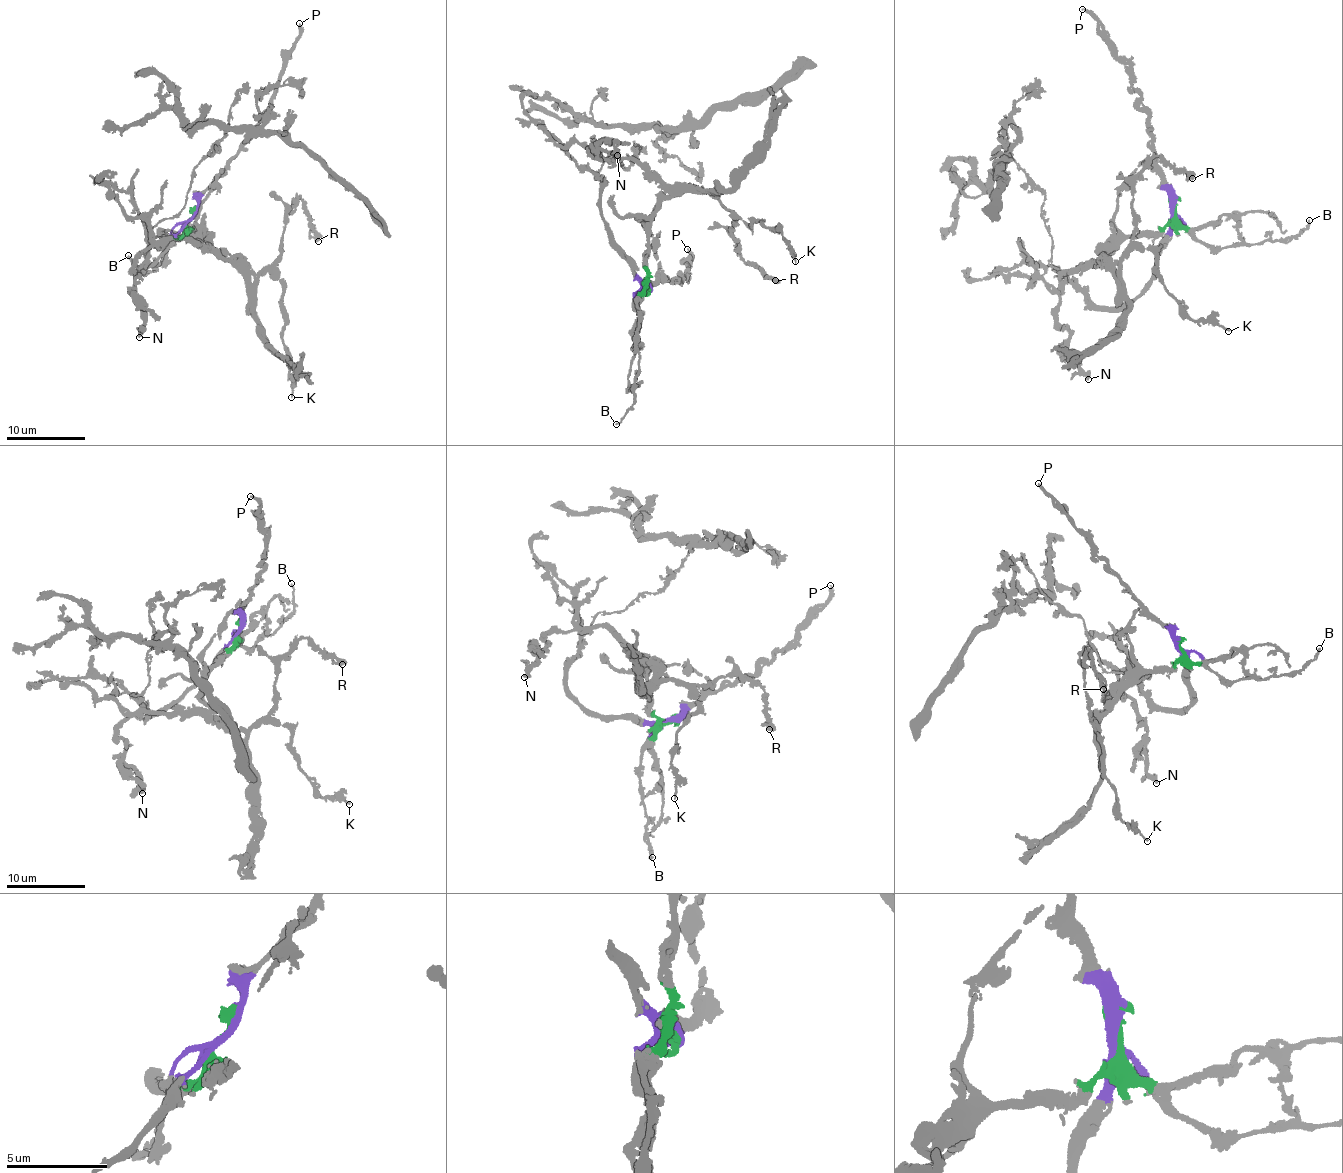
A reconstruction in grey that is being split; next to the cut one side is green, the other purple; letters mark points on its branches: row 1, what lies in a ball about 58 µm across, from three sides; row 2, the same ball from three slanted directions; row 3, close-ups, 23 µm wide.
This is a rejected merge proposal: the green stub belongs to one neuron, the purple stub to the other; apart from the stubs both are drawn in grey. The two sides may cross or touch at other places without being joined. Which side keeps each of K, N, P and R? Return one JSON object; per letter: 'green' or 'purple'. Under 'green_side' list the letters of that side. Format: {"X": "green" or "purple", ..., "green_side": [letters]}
{"K": "green", "N": "green", "P": "purple", "R": "green", "green_side": ["K", "N", "R"]}

